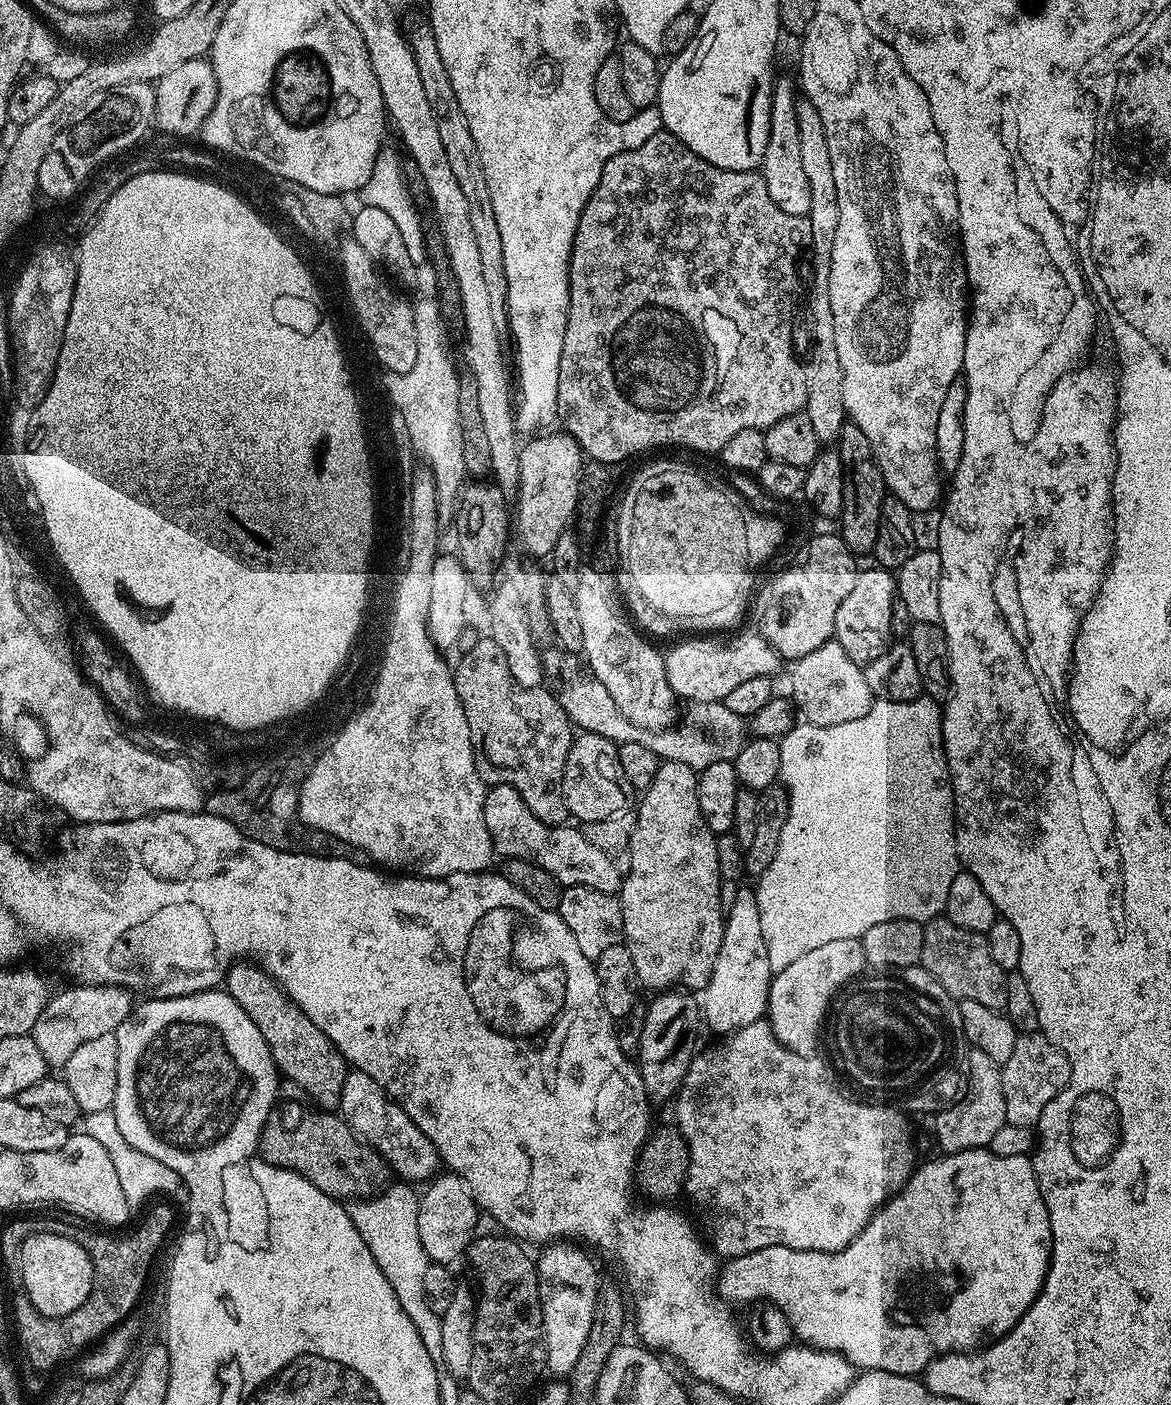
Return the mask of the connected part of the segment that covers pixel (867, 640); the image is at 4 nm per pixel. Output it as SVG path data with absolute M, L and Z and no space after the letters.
M879 566L872 568L861 567L854 578L854 586L850 589L850 594L846 594L846 599L842 601L842 606L838 606L838 615L834 617L834 639L850 654L850 658L858 665L866 665L878 654L882 654L893 643L892 627L890 618L892 617L892 607L898 599L896 591L896 577L889 569Z

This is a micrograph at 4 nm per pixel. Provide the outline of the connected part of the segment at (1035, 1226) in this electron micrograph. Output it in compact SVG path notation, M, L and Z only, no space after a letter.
M971 1148L970 1150L962 1150L961 1152L950 1152L947 1154L937 1155L937 1160L928 1160L919 1165L913 1171L912 1177L907 1180L904 1187L892 1196L888 1201L880 1207L879 1210L870 1218L870 1222L856 1238L854 1242L850 1242L842 1250L837 1252L815 1252L814 1250L794 1250L786 1246L766 1246L757 1252L749 1252L747 1256L734 1256L727 1261L728 1264L719 1269L716 1278L716 1290L721 1300L729 1305L744 1304L743 1306L751 1306L757 1302L764 1302L778 1306L778 1310L782 1310L782 1314L786 1314L786 1318L792 1327L793 1337L797 1341L803 1342L809 1348L821 1348L827 1352L838 1352L841 1356L845 1356L850 1363L857 1369L867 1370L869 1372L889 1372L890 1374L898 1374L899 1376L915 1377L917 1374L923 1373L928 1367L931 1360L935 1360L938 1356L946 1356L950 1352L970 1352L979 1350L992 1343L993 1340L1000 1340L1012 1329L1016 1323L1022 1318L1022 1314L1026 1314L1026 1310L1034 1302L1034 1298L1038 1298L1038 1294L1044 1285L1044 1279L1048 1273L1048 1263L1052 1257L1052 1235L1050 1234L1050 1214L1046 1210L1046 1202L1040 1193L1040 1183L1036 1181L1036 1170L1033 1161L1028 1156L1019 1156L1018 1158L1002 1158L998 1154L988 1151L987 1148Z

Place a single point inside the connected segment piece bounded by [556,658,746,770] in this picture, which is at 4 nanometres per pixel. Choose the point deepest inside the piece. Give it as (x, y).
(709, 732)

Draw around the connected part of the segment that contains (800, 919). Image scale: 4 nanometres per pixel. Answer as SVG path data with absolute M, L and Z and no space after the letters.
M923 694L910 702L894 702L877 699L862 718L854 722L842 722L838 726L814 726L796 722L780 741L779 783L788 790L788 817L782 826L782 838L778 838L778 854L767 870L758 877L754 891L758 902L758 914L762 918L762 938L766 938L766 950L773 973L786 970L790 962L802 958L809 950L838 938L859 940L878 922L890 922L894 918L927 922L939 917L950 894L950 882L961 871L960 854L956 850L956 804L952 800L952 776L948 773L948 759L944 753L944 739L940 717L942 708L937 701Z

